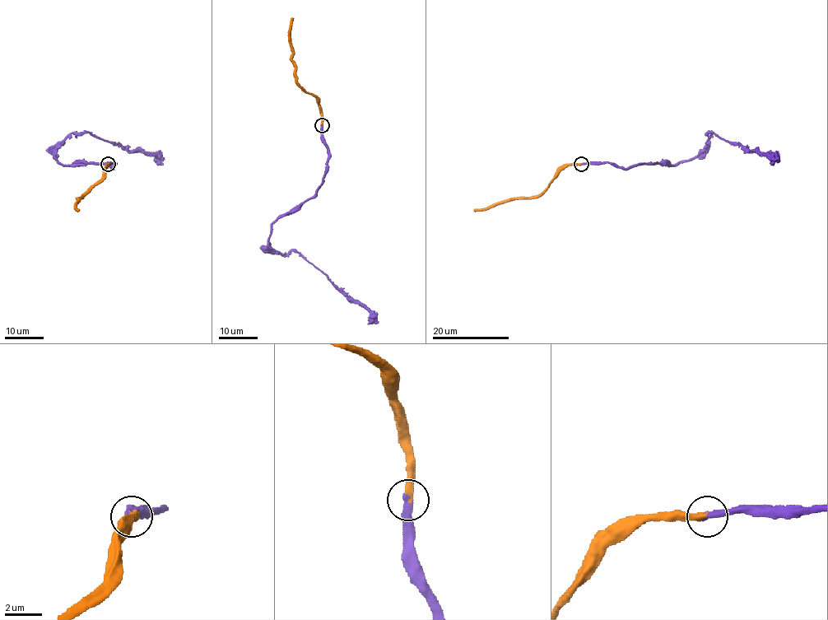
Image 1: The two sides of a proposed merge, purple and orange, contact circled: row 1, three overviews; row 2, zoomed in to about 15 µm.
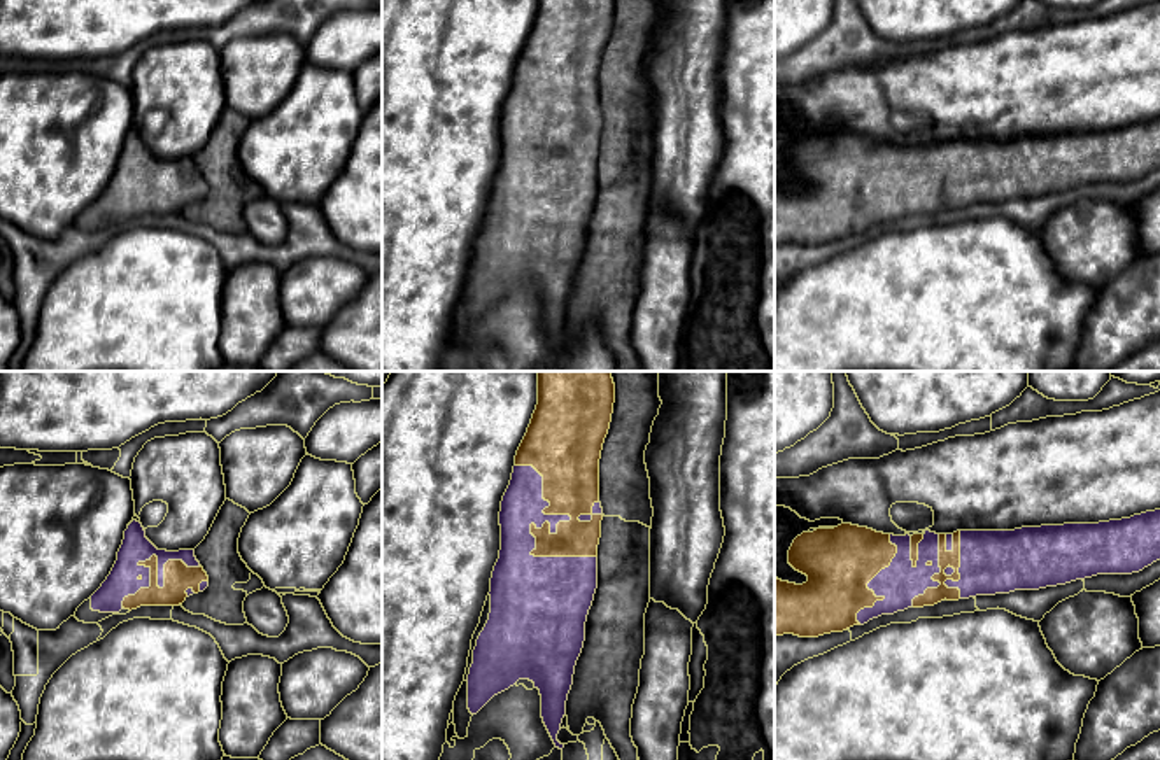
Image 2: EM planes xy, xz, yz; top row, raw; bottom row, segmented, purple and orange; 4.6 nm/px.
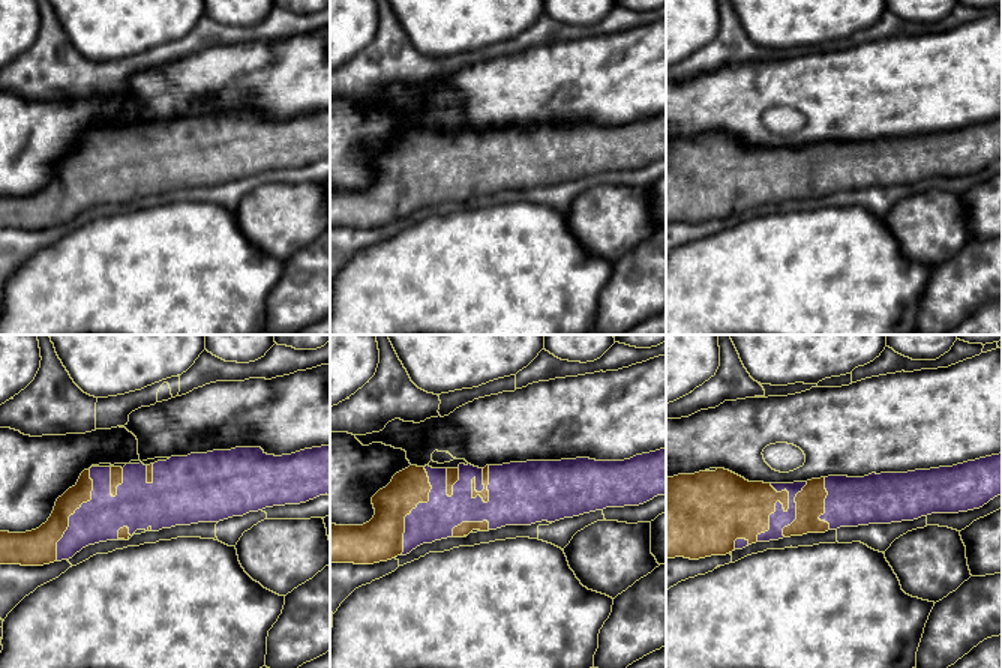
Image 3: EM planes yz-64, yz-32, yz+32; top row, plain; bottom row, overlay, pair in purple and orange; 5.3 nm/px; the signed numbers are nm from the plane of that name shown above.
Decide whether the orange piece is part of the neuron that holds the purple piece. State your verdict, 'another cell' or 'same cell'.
same cell

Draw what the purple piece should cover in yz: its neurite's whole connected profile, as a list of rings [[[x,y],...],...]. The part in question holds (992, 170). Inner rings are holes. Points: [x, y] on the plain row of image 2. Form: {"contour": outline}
{"contour": [[[1160,117],[1099,131],[1041,133],[1015,138],[957,138],[953,142],[925,138],[923,142],[894,144],[841,131],[834,137],[803,140],[794,147],[789,158],[789,172],[806,182],[808,189],[796,193],[775,186],[775,243],[818,245],[864,233],[881,222],[934,214],[944,207],[958,208],[1015,198],[1039,198],[1097,182],[1132,182],[1156,168],[1160,168]]]}

